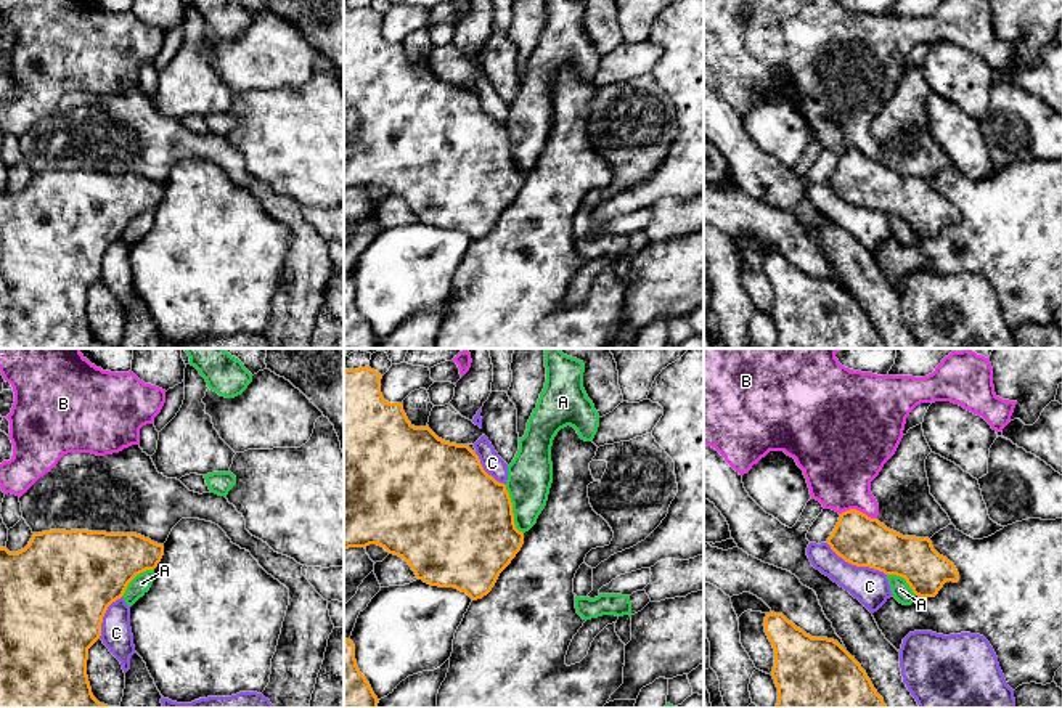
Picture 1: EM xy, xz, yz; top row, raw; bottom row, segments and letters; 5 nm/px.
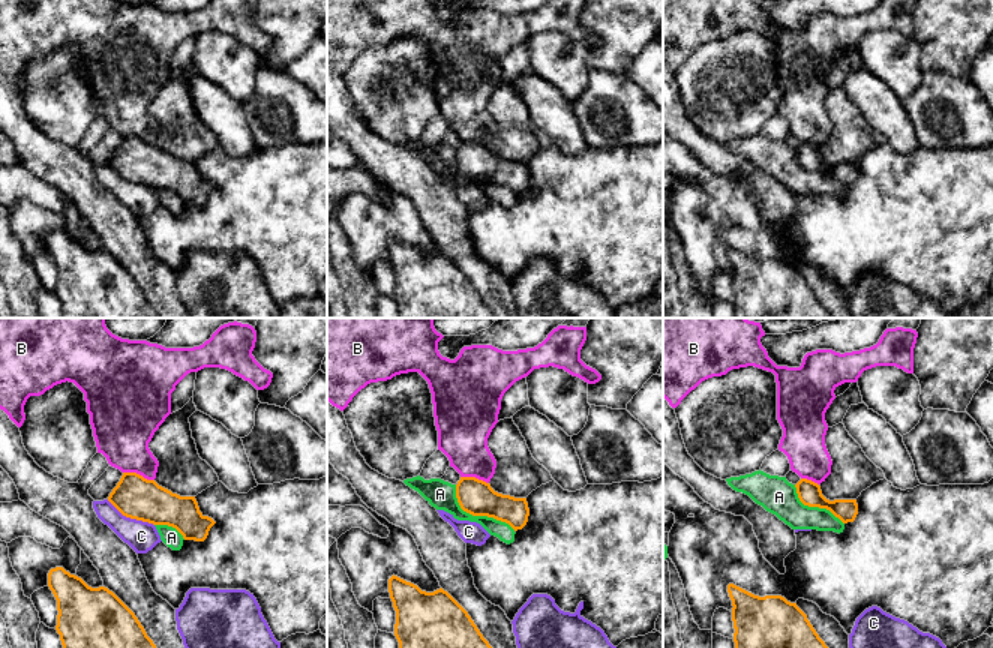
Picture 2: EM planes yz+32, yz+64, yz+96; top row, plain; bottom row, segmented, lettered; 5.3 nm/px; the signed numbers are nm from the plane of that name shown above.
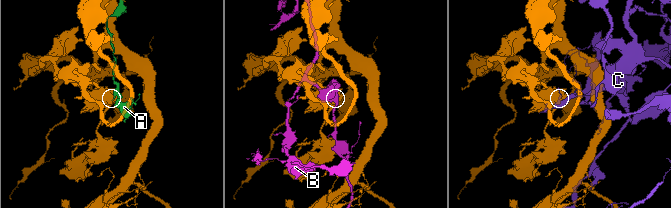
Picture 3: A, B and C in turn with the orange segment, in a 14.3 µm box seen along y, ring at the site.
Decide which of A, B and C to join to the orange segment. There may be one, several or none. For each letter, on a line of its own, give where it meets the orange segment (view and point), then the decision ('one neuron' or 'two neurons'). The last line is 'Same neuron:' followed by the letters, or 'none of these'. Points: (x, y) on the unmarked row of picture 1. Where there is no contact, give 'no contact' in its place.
A: contact xz (511, 150); two neurons
B: contact yz (858, 151); two neurons
C: contact yz (855, 204); two neurons
Same neuron: none of these

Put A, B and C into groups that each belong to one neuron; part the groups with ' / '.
A / B / C

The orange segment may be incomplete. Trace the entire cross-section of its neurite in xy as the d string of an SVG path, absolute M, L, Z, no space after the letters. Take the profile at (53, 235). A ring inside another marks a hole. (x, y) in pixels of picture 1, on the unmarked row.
M50 170L34 173L29 185L10 193L0 188L0 348L120 348L100 344L93 334L87 316L88 289L101 276L101 263L108 247L120 239L129 223L146 210L154 210L164 196L164 186L137 173L106 173L88 170Z

